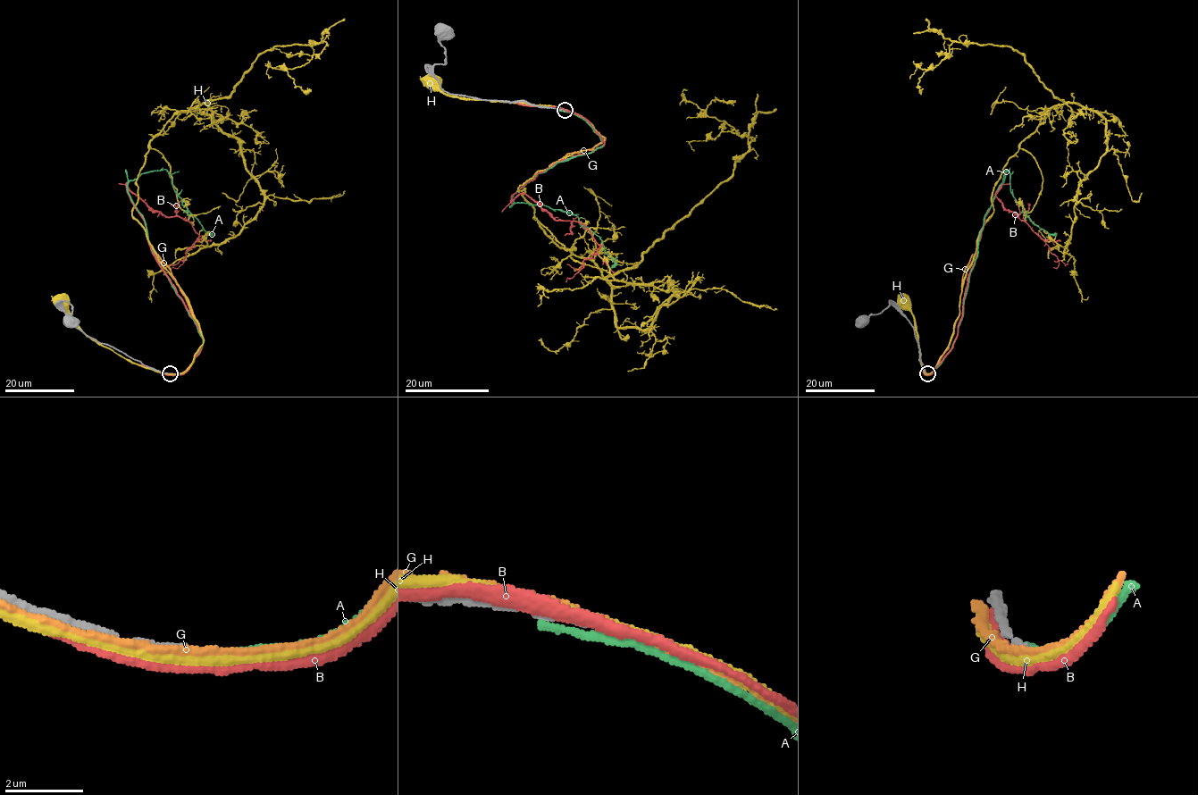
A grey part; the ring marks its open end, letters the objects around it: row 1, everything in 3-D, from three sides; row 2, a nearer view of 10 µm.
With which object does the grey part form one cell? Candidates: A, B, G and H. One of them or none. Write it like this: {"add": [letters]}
{"add": []}

